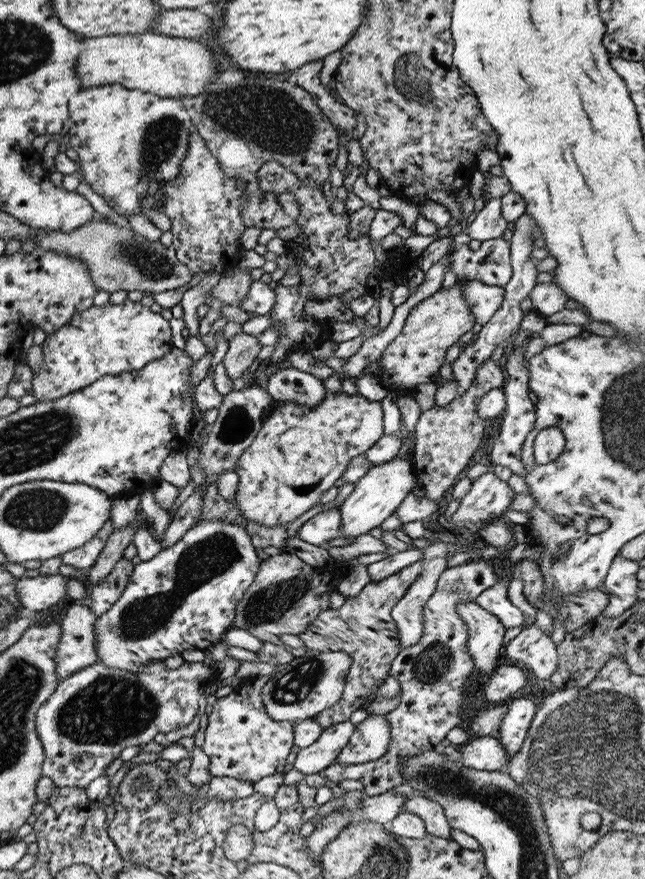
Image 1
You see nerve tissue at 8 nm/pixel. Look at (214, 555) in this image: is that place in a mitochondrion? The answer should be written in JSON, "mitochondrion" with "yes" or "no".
{"mitochondrion":"yes"}

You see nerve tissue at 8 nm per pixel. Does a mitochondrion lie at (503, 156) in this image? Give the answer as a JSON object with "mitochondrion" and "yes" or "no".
{"mitochondrion":"no"}

